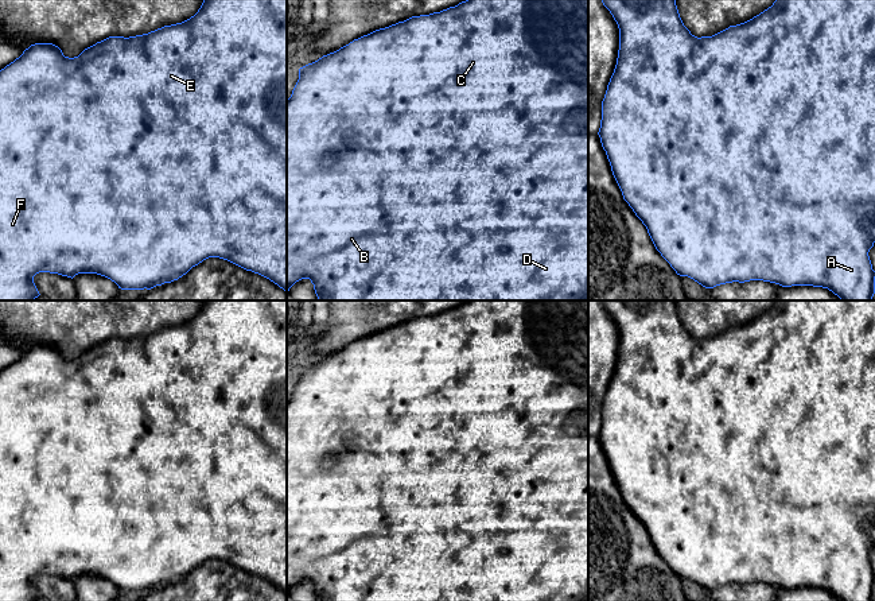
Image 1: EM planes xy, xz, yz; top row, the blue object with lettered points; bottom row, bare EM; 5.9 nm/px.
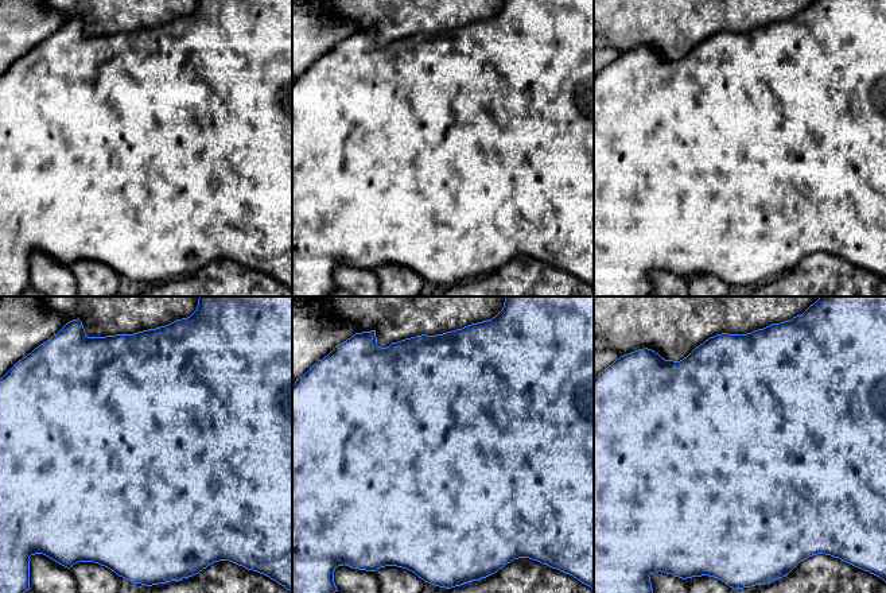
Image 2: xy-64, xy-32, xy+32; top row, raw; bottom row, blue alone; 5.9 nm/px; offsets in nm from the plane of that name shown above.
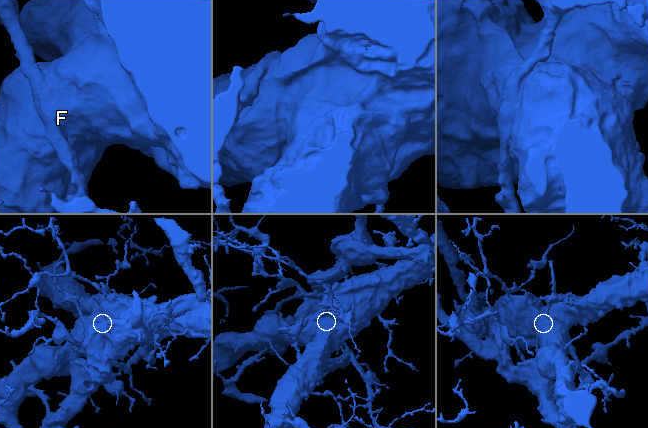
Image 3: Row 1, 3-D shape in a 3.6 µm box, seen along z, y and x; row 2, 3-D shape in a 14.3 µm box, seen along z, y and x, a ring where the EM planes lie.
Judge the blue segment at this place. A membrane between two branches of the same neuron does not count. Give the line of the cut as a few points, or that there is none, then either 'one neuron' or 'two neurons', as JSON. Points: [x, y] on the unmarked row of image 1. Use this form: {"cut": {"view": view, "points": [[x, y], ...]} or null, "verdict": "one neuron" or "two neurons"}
{"cut": {"view": "xy", "points": [[73, 377], [88, 386], [90, 398], [84, 417], [63, 437]]}, "verdict": "two neurons"}

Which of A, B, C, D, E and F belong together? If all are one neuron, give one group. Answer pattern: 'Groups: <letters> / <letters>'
Groups: A B C D F / E

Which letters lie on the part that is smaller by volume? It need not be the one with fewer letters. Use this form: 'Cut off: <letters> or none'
Cut off: E

